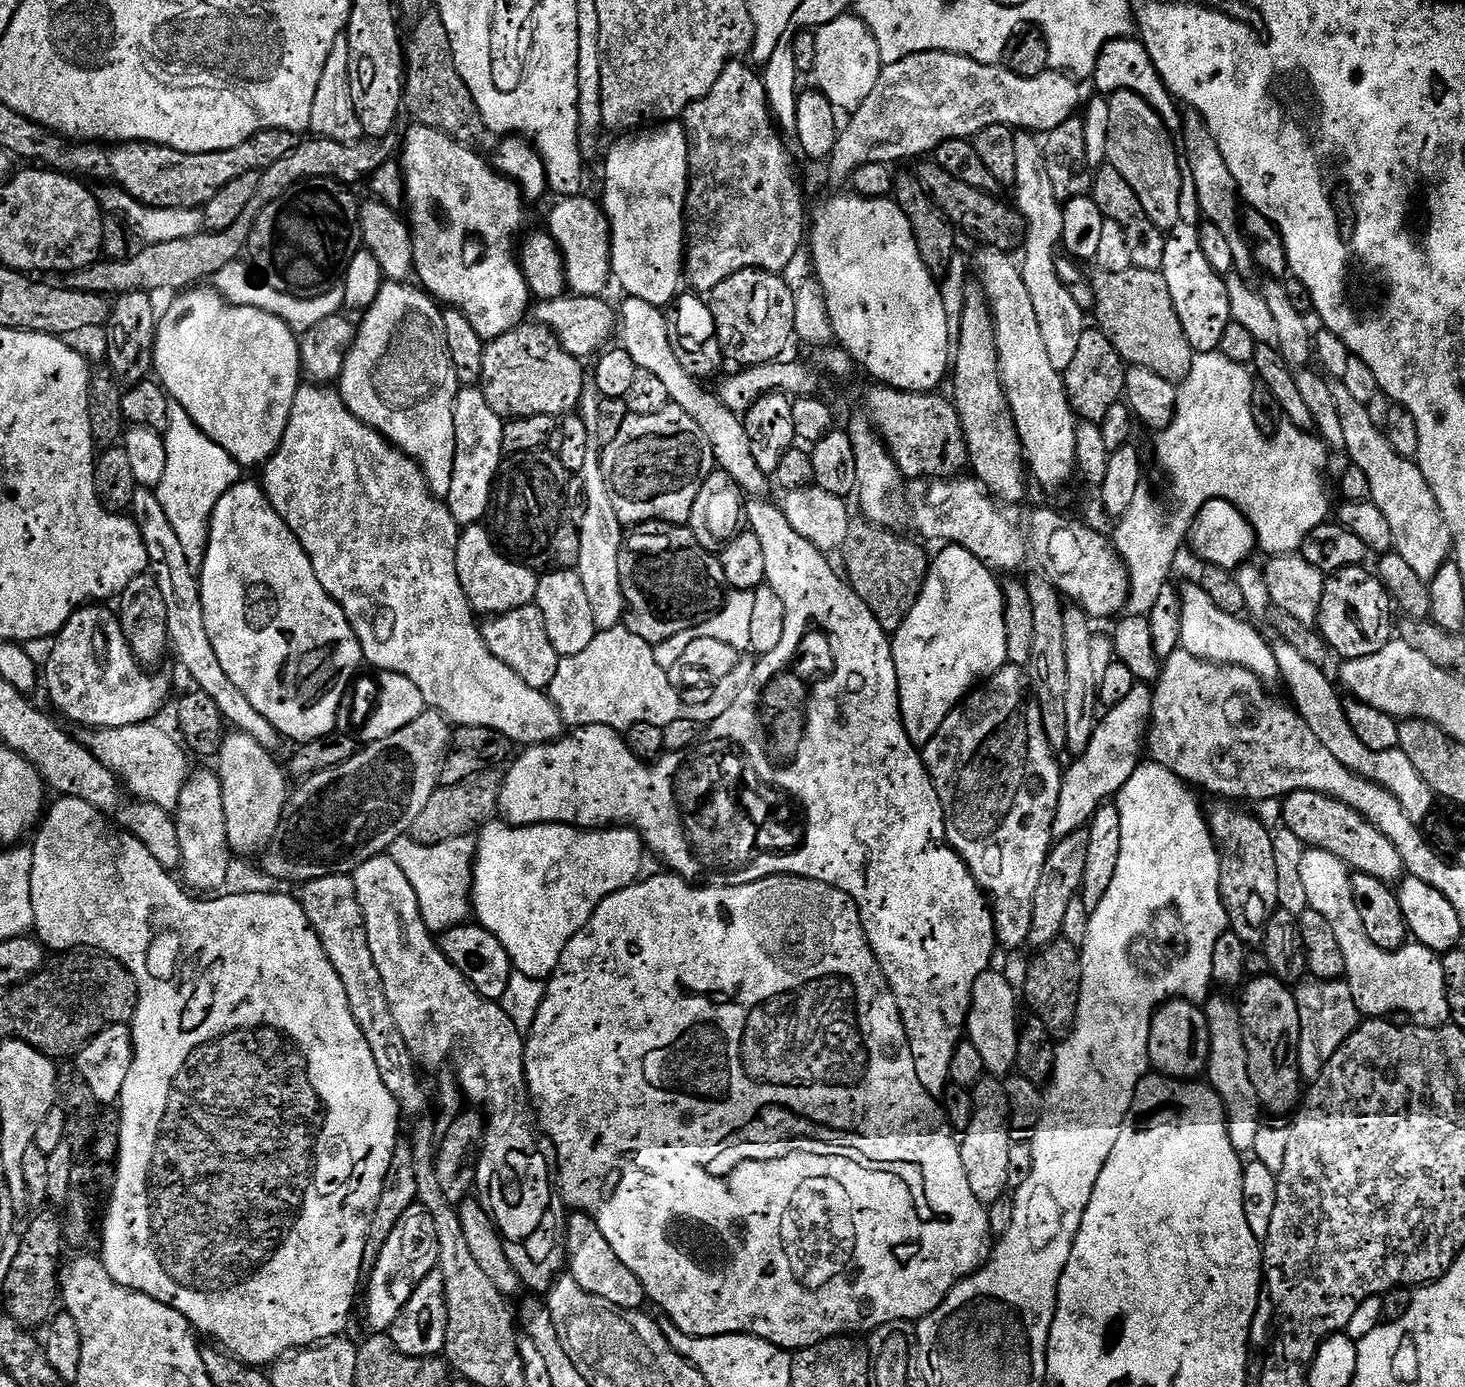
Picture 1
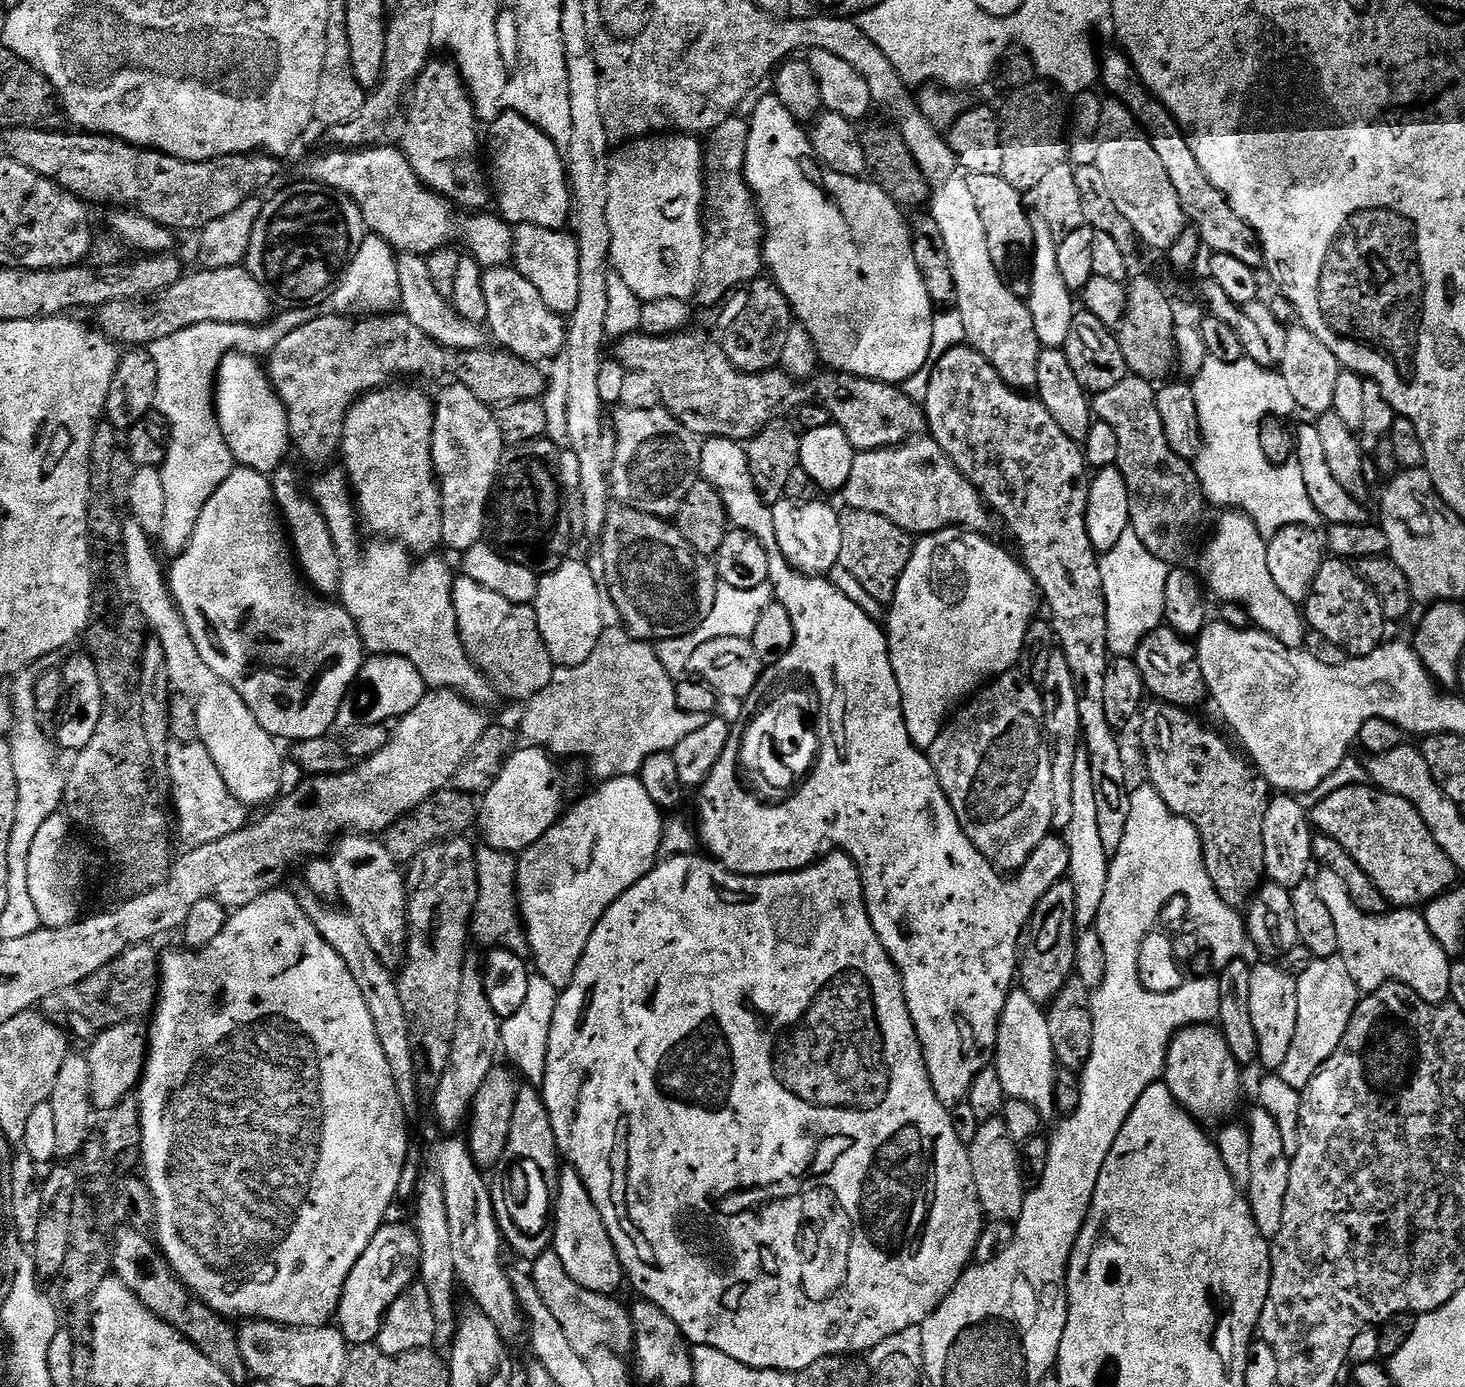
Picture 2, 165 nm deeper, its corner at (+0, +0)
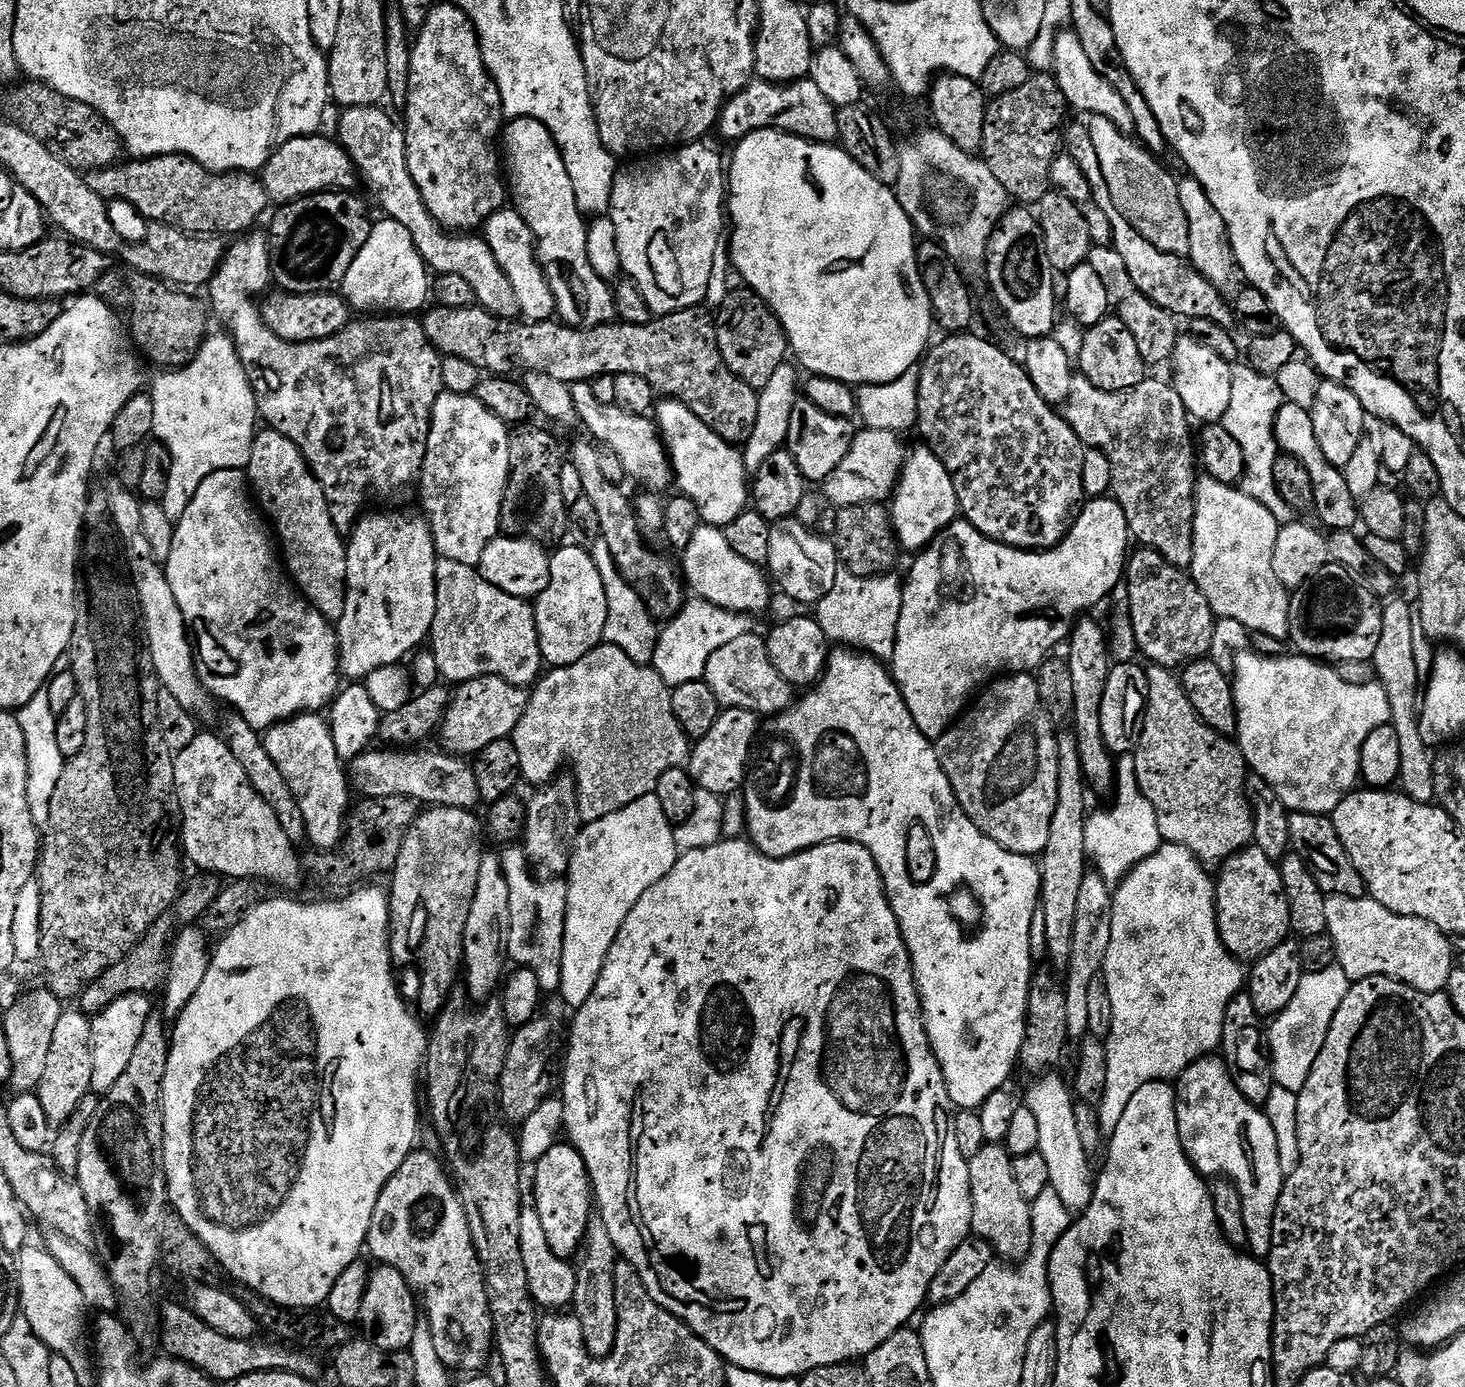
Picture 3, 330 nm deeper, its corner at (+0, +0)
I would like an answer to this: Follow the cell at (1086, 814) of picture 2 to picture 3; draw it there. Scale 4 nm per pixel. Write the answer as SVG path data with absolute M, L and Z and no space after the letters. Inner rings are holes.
M1097 872L1084 876L1081 893L1078 894L1077 917L1074 918L1073 949L1071 962L1066 969L1068 978L1064 980L1066 992L1066 1022L1068 1037L1078 1042L1087 1037L1088 989L1090 982L1103 971L1106 951L1110 948L1111 923L1113 921L1113 891Z

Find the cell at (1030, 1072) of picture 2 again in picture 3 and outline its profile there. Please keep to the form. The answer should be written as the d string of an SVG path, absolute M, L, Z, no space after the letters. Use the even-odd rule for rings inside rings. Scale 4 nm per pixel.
M1044 1074L1028 1088L1026 1106L1038 1121L1038 1156L1044 1159L1044 1168L1048 1171L1047 1183L1062 1198L1062 1202L1073 1214L1083 1214L1092 1201L1094 1187L1094 1168L1090 1165L1090 1158L1082 1146L1078 1135L1078 1122L1074 1119L1074 1106L1077 1101L1074 1093L1060 1076Z

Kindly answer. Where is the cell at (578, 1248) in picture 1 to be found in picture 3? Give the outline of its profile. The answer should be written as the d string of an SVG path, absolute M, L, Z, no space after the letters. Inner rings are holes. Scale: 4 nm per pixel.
M557 1142L550 1146L546 1154L534 1165L536 1171L536 1201L534 1207L538 1218L542 1218L542 1227L546 1234L546 1242L550 1242L550 1250L558 1254L558 1258L571 1261L581 1251L587 1238L588 1224L594 1217L594 1193L592 1180L588 1177L588 1167L584 1161L585 1153L580 1152L571 1142Z

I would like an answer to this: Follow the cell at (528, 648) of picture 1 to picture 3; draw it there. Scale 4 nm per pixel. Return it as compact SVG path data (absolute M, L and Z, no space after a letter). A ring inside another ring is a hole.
M443 558L436 561L436 613L431 644L437 670L456 686L479 676L497 676L528 688L539 681L545 667L535 607L521 596L490 586L476 568Z

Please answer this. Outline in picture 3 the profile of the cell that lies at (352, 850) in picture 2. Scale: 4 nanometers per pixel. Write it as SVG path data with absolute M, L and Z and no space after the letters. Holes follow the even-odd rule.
M319 713L293 716L269 728L262 739L267 754L273 759L274 766L281 771L282 778L302 811L305 837L309 845L321 852L337 849L343 839L352 792L327 719Z

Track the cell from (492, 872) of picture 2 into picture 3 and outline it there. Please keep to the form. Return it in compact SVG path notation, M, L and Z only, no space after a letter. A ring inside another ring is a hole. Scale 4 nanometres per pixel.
M505 847L500 856L500 862L506 874L506 886L510 886L507 959L511 963L513 960L513 965L533 971L538 978L541 993L559 993L562 982L562 942L564 941L568 889L560 882L541 882L537 879L532 865L528 862L528 857L519 847Z

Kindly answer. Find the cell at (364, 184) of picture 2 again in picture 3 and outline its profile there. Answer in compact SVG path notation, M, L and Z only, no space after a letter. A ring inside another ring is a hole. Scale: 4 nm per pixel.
M324 134L299 136L286 142L268 159L262 169L264 189L273 205L288 204L312 196L315 192L352 190L358 184L358 173L352 159L335 139L327 140Z

